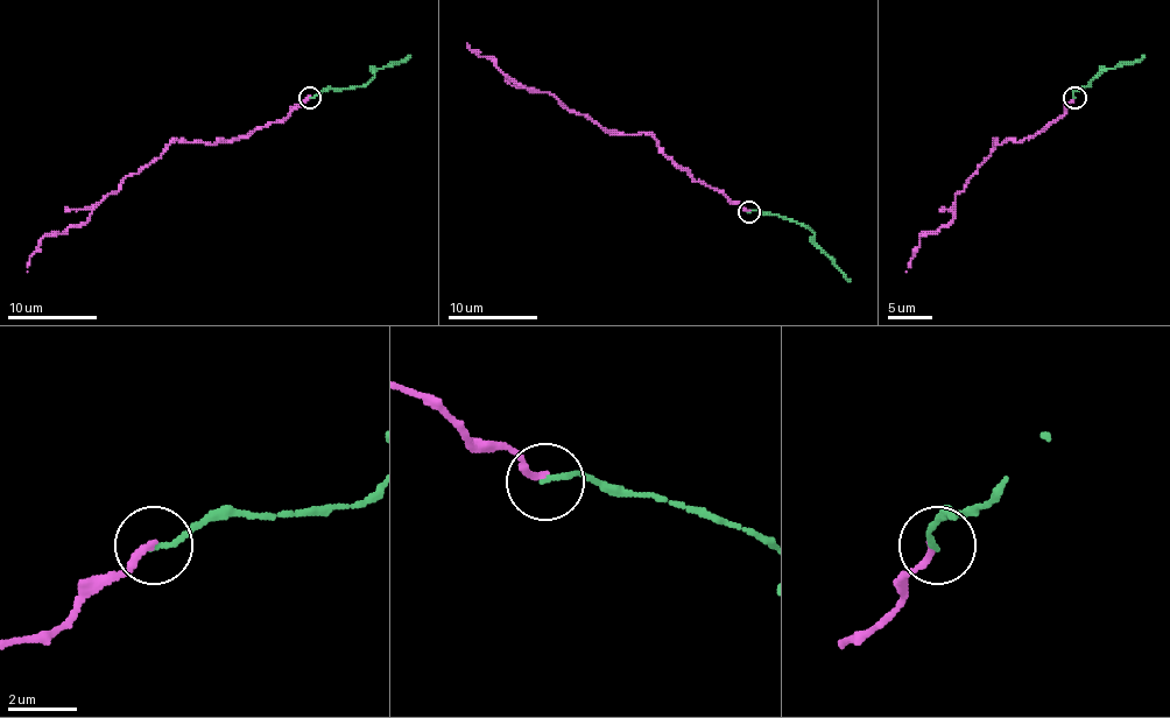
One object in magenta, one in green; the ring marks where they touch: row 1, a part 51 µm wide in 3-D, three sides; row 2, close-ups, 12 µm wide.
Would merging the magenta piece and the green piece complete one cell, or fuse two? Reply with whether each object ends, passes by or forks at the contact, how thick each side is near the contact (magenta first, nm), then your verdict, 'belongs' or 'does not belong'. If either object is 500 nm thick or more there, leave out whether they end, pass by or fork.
magenta ends; green ends; calibres 200 and 150 nm; belongs

